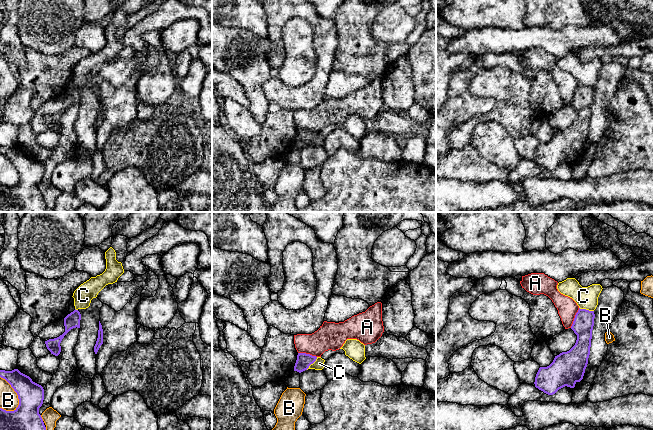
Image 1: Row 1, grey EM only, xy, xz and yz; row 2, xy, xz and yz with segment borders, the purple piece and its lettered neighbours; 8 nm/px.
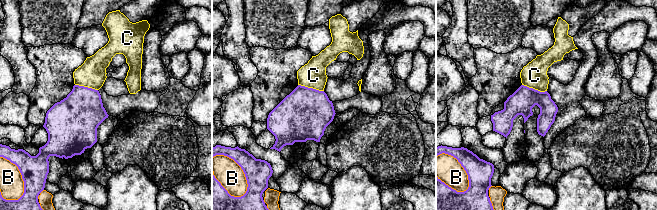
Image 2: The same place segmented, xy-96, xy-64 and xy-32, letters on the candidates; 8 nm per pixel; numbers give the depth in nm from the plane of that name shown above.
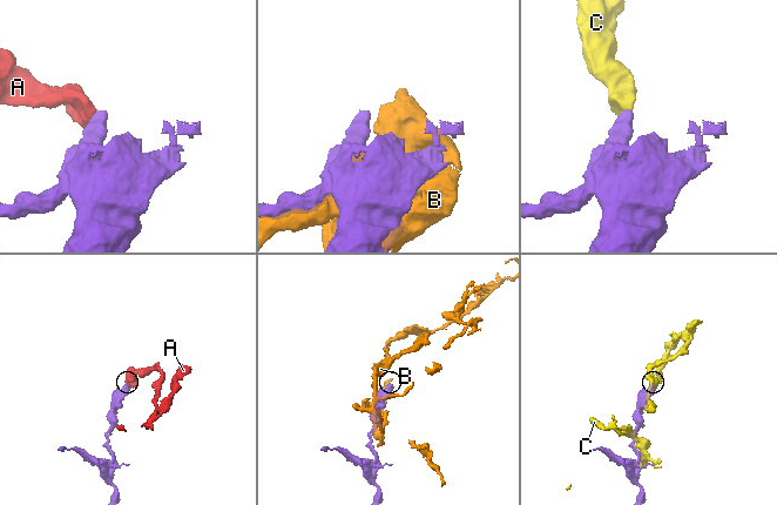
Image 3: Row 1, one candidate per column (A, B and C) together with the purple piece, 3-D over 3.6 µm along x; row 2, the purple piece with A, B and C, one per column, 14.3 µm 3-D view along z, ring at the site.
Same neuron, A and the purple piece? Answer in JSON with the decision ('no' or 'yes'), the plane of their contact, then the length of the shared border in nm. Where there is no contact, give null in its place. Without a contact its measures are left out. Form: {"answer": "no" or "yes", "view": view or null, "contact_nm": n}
{"answer": "no", "view": "yz", "contact_nm": 180}

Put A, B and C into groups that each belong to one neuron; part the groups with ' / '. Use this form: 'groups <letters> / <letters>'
groups A / B / C

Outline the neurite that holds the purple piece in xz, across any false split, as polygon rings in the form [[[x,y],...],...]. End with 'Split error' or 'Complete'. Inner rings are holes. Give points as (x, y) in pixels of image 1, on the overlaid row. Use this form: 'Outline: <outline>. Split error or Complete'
Outline: [[[298,353],[294,366],[294,371],[299,373],[307,370],[311,364],[316,361],[317,357],[306,353]]]. Complete

